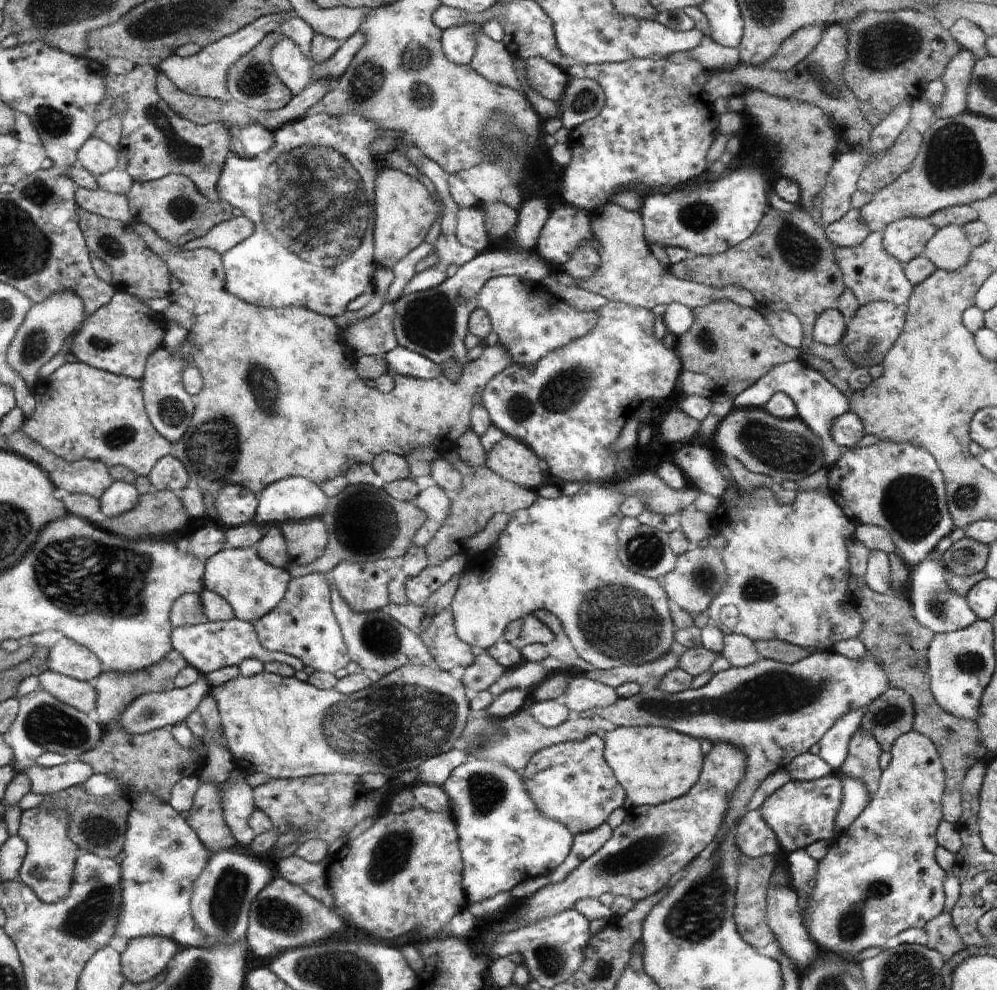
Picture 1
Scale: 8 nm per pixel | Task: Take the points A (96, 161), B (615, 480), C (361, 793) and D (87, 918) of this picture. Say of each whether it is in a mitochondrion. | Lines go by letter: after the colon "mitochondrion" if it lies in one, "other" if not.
A: other
B: other
C: other
D: mitochondrion

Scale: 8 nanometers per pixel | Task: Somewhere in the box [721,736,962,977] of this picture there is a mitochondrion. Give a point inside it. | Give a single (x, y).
(850, 916)

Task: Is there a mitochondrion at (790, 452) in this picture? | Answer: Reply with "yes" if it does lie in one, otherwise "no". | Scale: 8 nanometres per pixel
yes

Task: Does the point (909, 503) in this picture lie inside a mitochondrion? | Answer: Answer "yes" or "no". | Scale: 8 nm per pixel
yes

